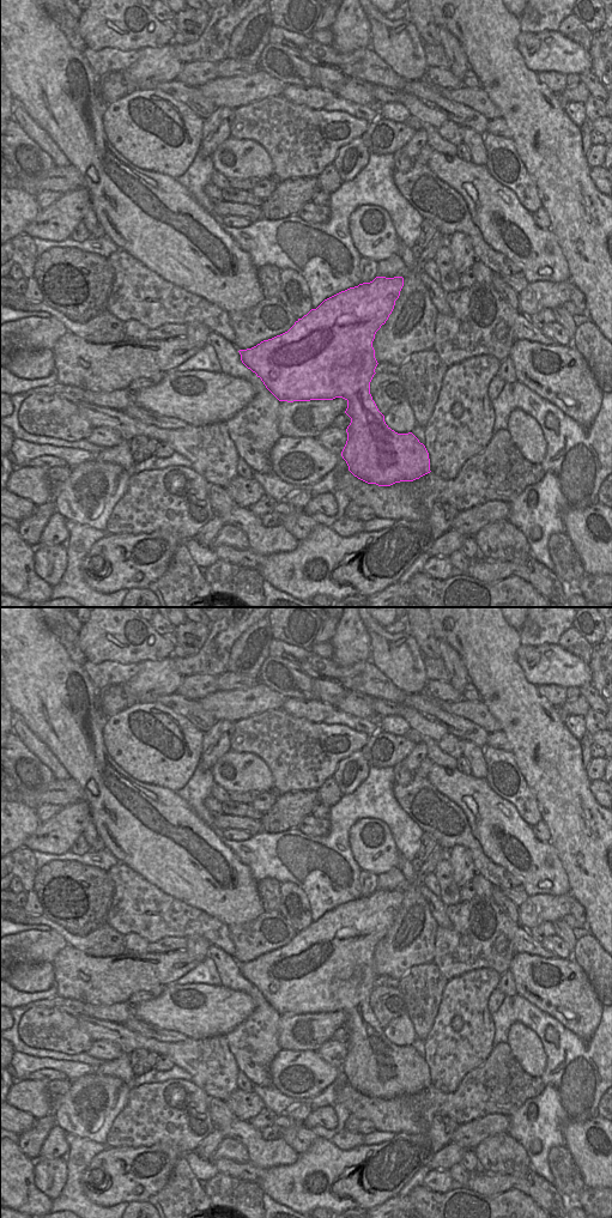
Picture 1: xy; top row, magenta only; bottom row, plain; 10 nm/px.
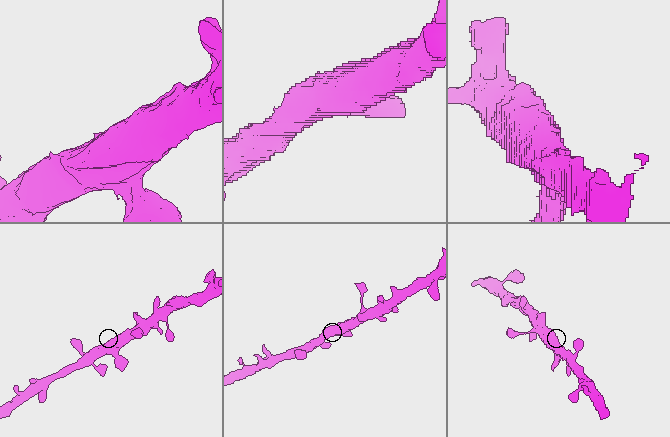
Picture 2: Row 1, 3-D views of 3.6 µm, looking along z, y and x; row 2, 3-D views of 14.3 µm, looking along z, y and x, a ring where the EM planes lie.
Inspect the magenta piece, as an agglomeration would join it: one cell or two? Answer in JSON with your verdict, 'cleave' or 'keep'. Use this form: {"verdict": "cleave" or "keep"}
{"verdict": "keep"}

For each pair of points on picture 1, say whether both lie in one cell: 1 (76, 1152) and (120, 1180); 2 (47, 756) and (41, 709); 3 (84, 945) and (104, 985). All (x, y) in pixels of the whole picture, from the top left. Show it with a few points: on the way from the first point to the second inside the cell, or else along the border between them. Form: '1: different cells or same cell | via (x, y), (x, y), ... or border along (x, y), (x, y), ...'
1: different cells | border along (109, 1147), (100, 1151), (84, 1171), (83, 1189)
2: different cells | border along (26, 723), (62, 767)
3: different cells | border along (68, 944), (91, 956), (117, 955)

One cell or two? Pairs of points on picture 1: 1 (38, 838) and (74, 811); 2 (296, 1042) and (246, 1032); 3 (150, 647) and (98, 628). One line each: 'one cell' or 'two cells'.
1: one cell
2: two cells
3: one cell

